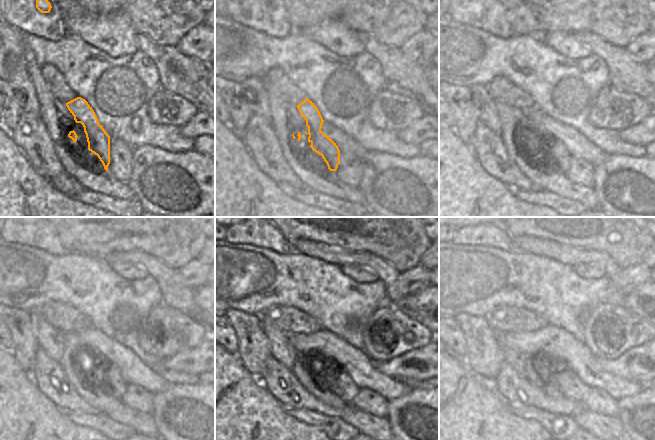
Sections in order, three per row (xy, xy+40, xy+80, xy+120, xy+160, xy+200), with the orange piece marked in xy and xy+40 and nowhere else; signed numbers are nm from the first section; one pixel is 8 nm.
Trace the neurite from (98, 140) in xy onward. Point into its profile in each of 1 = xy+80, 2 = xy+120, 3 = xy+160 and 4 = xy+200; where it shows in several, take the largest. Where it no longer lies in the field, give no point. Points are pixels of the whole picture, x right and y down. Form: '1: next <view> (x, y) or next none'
1: next xy+80 (556, 150)
2: next xy+120 (108, 372)
3: next xy+160 (344, 387)
4: next xy+200 (569, 384)

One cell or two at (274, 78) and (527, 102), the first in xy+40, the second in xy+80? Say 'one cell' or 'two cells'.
one cell

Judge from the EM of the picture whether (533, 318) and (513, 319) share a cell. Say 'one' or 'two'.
one

